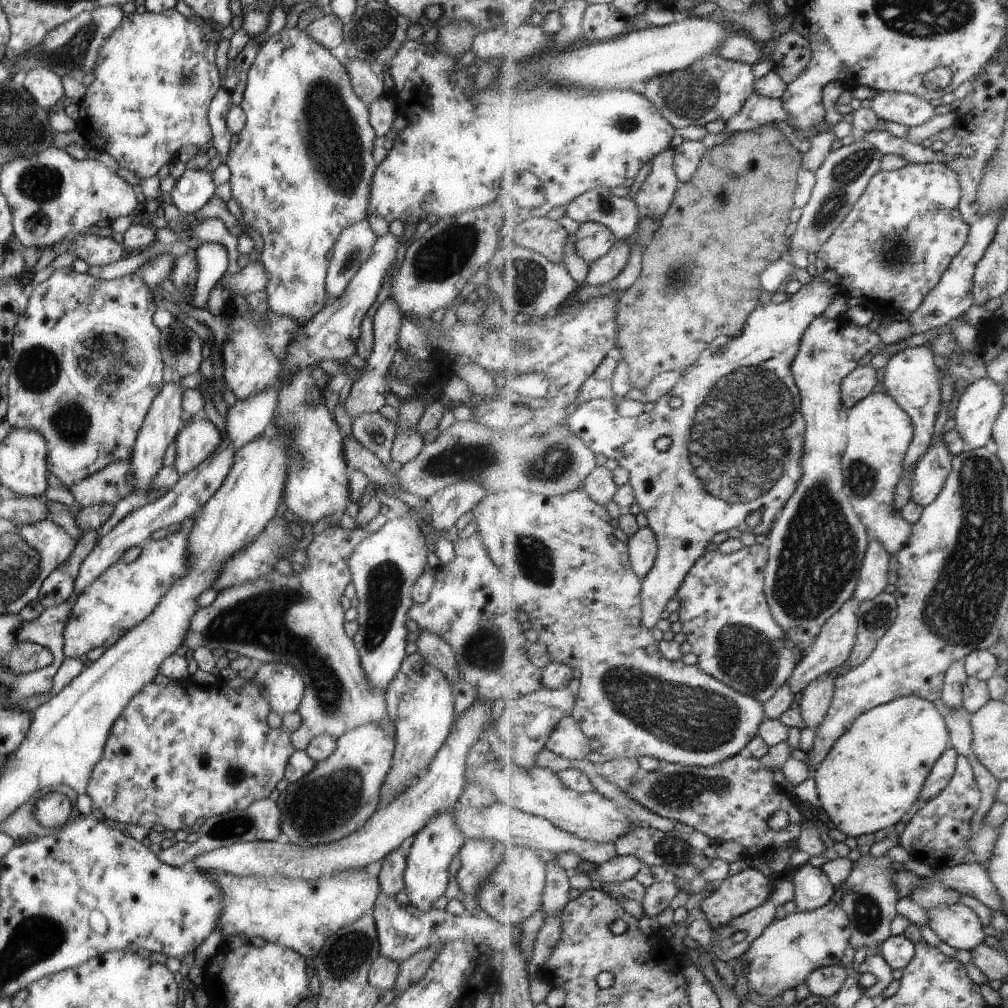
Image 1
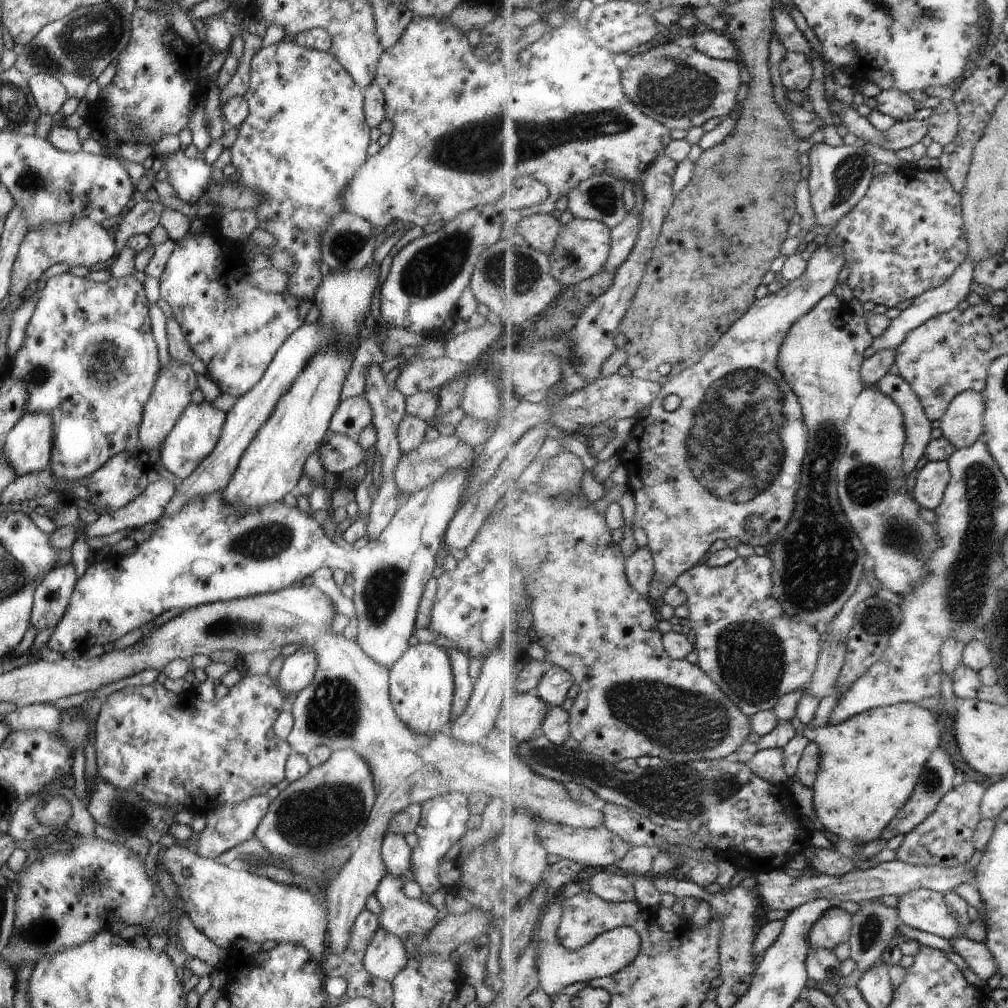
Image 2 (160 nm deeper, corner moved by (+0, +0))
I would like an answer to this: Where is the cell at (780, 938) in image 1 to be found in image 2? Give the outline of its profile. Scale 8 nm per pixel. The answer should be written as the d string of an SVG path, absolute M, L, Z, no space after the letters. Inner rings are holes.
M837 905L825 912L819 921L811 928L811 948L825 948L831 950L837 946L848 943L851 938L853 918L849 912L845 912Z

